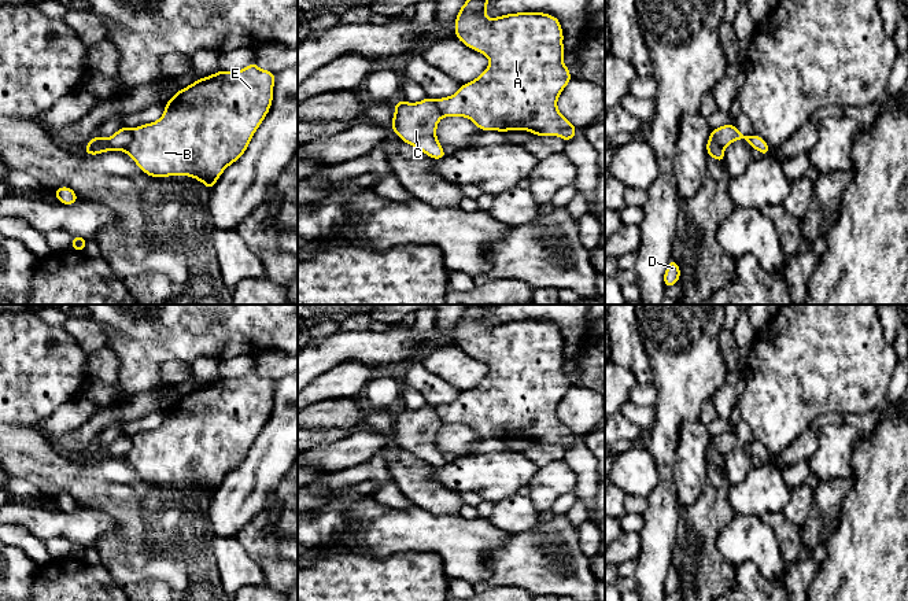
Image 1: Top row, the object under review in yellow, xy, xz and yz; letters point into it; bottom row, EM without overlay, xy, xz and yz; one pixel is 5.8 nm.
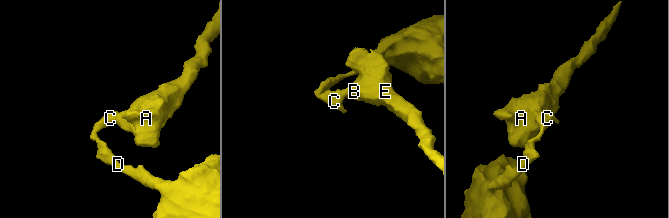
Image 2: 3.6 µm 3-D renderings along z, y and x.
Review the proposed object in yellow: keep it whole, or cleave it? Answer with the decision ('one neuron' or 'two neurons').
two neurons

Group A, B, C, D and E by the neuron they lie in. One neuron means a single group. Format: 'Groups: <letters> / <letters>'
Groups: A B E / C D

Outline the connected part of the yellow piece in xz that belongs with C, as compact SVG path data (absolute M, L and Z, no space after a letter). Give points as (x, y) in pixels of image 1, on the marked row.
M425 97L418 103L398 100L391 130L395 130L403 143L425 152L432 159L444 159L447 155L436 139L436 126L443 115L436 102Z

